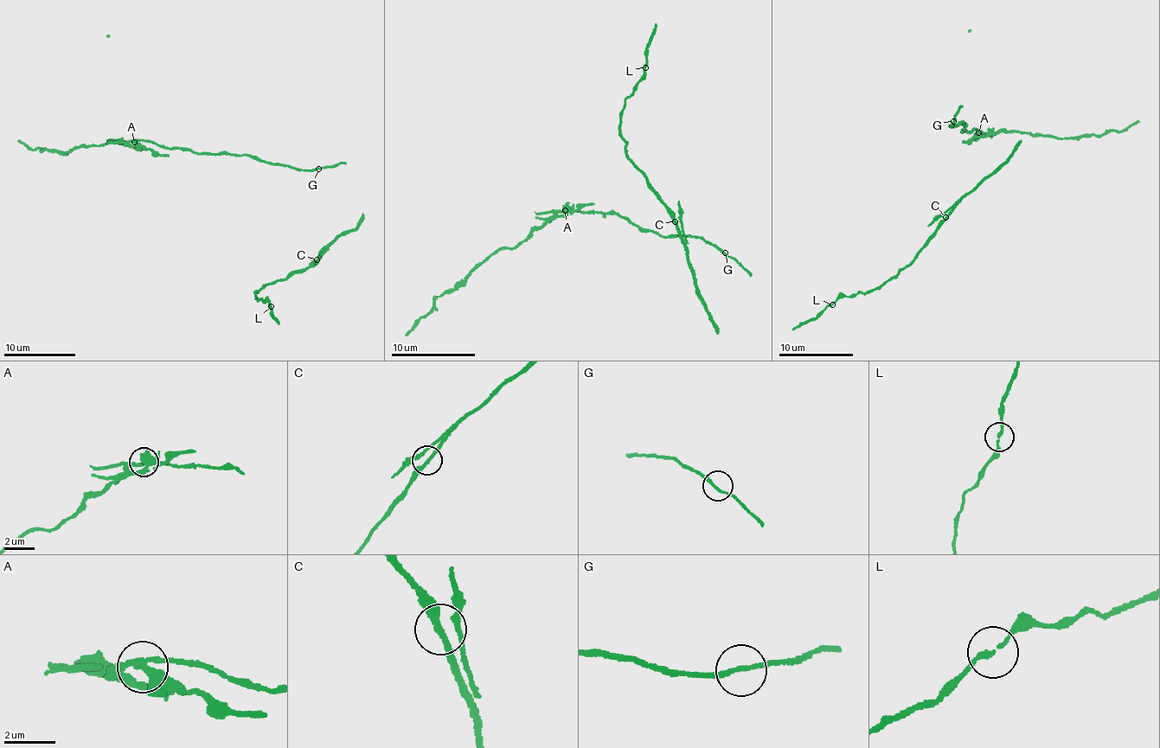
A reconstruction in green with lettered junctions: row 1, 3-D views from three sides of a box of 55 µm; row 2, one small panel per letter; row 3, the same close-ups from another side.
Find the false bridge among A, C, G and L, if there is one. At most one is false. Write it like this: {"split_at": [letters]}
{"split_at": ["A"]}

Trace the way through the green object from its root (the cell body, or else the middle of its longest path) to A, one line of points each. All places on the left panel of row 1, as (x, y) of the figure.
A: (317, 168), (301, 170), (247, 156), (195, 154), (188, 148), (171, 150), (147, 140), (134, 142)

